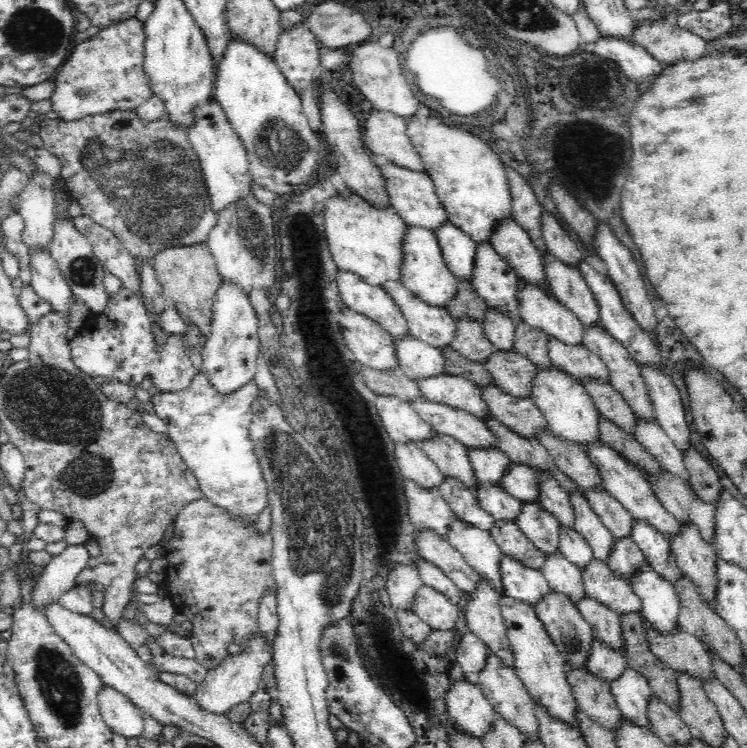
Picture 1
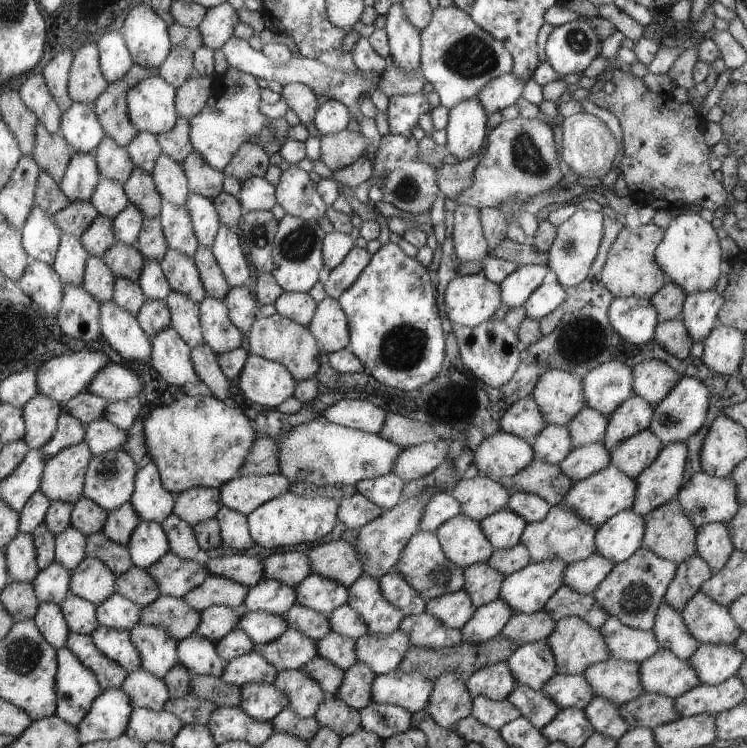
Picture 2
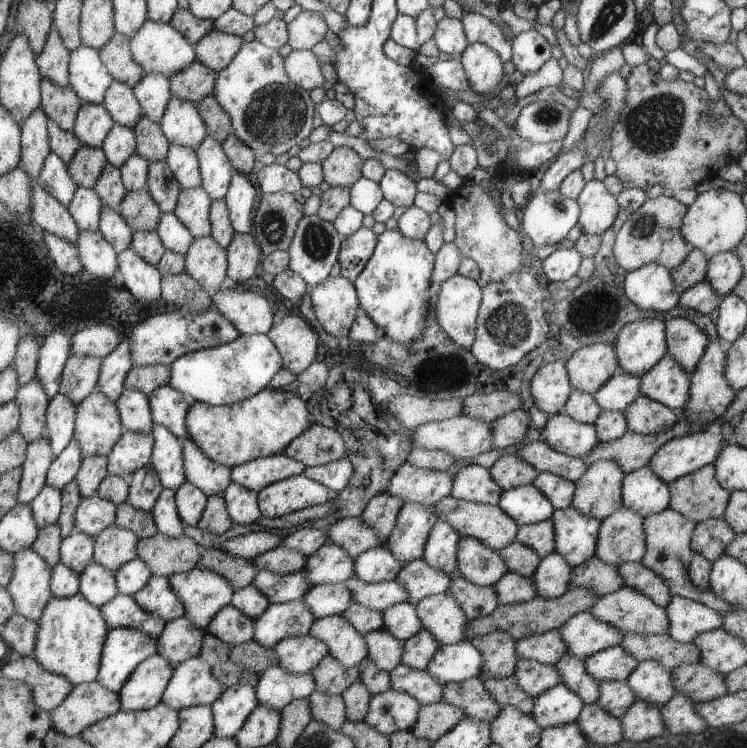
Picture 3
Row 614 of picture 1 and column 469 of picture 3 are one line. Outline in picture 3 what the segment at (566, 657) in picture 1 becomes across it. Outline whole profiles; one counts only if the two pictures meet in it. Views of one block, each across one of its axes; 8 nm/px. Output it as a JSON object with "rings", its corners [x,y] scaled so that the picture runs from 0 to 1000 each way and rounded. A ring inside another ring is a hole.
{"rings":[[[635,718],[614,722],[610,746],[616,770],[644,785],[661,783],[680,765],[672,742]]]}

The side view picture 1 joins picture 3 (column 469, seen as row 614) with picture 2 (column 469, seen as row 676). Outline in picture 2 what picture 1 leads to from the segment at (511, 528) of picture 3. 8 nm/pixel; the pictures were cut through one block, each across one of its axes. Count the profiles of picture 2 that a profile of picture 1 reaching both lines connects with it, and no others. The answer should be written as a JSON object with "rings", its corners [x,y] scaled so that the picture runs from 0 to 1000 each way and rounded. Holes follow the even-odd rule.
{"rings":[[[616,686],[594,698],[592,703],[588,703],[588,706],[582,709],[598,745],[606,753],[610,753],[610,757],[618,758],[621,762],[629,755],[649,753],[663,737],[661,730],[659,730],[652,715],[648,714],[648,709],[643,701],[644,699],[639,699],[635,694]]]}

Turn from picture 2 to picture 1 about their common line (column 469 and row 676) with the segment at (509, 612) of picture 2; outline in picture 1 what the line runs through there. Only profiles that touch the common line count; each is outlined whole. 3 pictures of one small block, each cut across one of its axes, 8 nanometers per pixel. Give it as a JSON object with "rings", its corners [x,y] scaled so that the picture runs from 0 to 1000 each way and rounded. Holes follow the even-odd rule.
{"rings":[[[839,892],[827,909],[817,914],[818,926],[835,961],[849,971],[873,976],[866,960],[870,932],[874,929],[866,906]]]}

